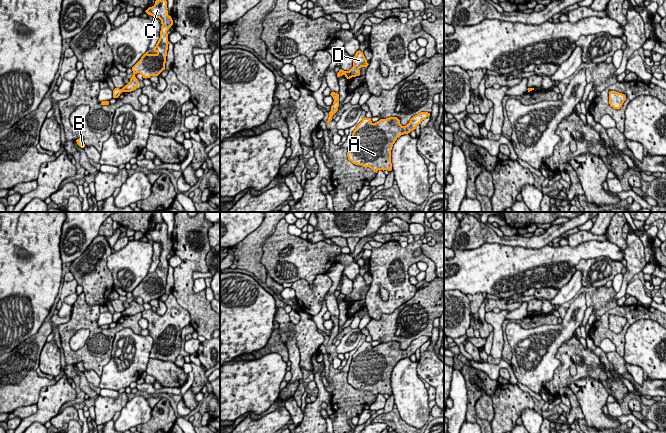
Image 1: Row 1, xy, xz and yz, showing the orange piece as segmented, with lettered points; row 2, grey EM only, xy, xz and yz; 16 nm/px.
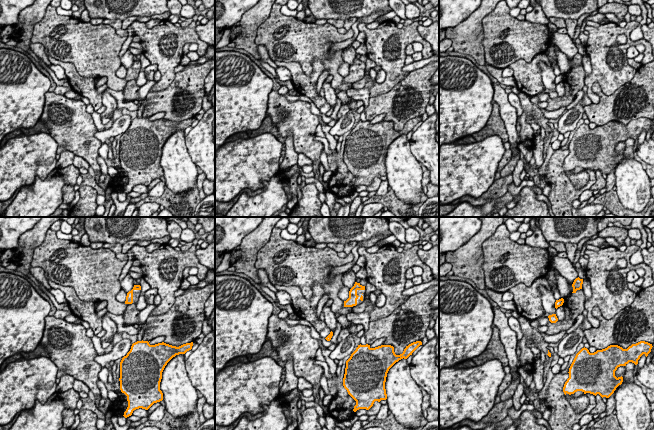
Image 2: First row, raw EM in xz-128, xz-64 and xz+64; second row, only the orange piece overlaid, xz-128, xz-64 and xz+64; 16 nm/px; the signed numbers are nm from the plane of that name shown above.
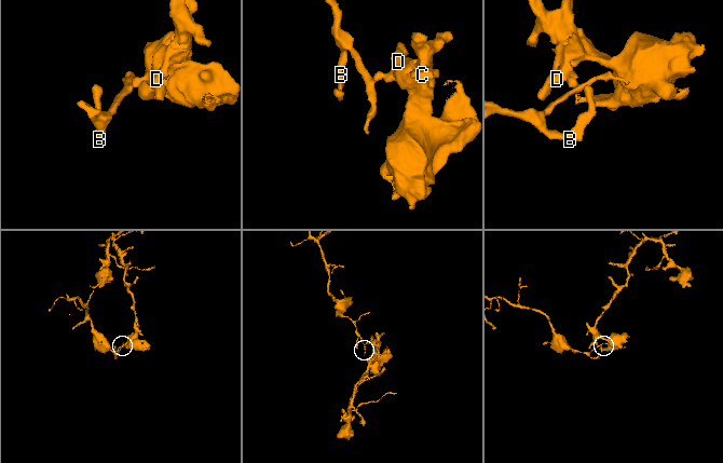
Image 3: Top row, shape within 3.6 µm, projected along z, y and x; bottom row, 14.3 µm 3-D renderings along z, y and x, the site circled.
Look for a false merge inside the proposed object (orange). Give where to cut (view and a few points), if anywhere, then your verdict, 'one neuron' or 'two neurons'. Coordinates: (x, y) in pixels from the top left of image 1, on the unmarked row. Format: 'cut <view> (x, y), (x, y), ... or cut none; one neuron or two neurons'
cut xy (121, 313), (123, 315); two neurons

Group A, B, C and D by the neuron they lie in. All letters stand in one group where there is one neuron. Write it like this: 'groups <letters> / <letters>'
groups A C D / B

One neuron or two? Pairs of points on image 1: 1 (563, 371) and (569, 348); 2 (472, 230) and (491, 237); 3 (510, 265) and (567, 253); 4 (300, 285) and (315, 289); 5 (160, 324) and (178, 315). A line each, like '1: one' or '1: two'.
1: one
2: one
3: one
4: one
5: one

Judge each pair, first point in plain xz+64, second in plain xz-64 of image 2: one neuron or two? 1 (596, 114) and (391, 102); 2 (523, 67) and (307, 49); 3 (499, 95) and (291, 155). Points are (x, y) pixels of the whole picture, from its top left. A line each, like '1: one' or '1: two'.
1: one
2: two
3: one

